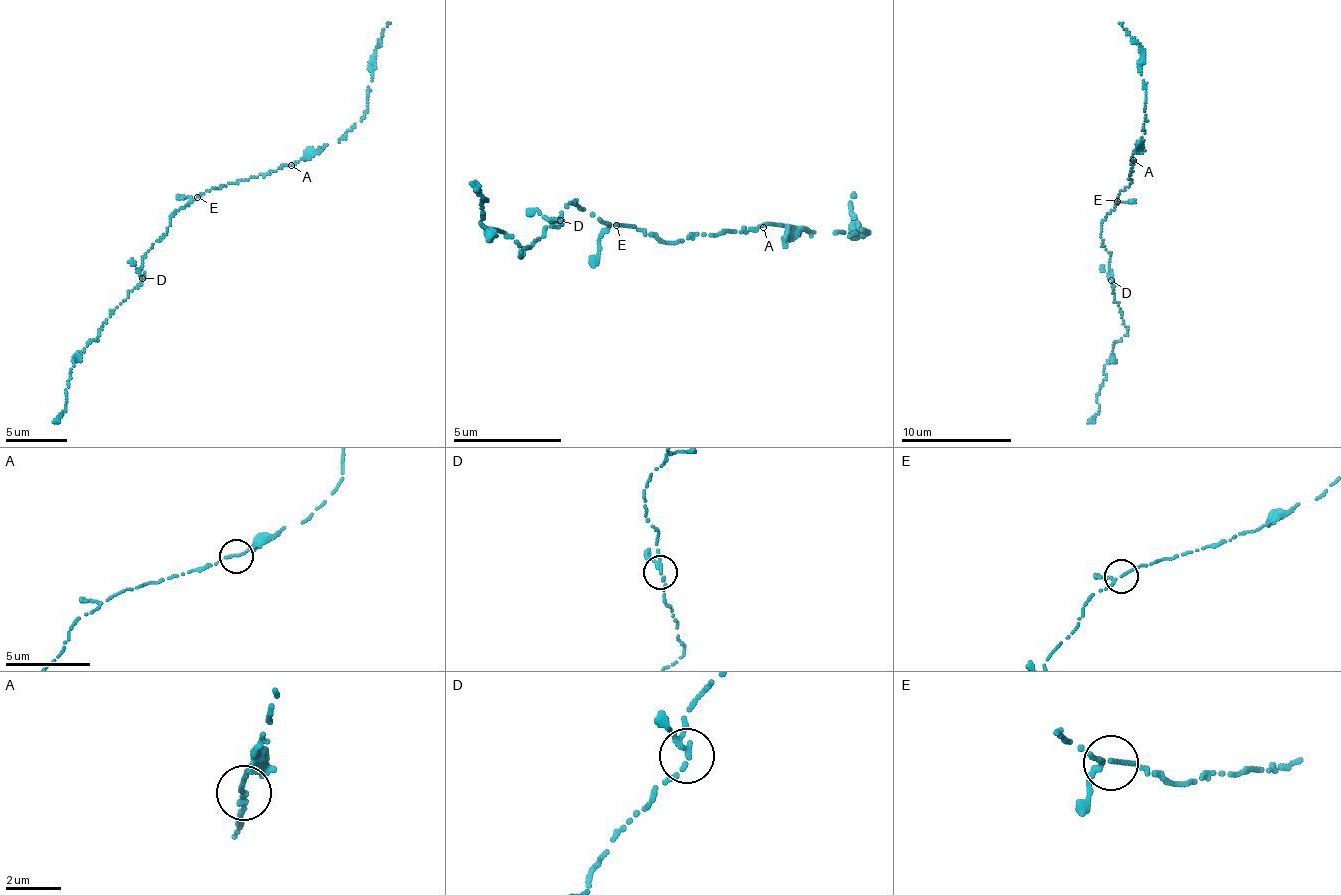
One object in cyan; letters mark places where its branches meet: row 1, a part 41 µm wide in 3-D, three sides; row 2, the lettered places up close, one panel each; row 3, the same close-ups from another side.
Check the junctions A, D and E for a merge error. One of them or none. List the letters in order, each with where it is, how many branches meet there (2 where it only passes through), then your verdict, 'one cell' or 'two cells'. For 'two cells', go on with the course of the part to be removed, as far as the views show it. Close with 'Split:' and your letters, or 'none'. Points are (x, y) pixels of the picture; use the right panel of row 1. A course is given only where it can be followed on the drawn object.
A: at (1133, 160); 2 branches meet; one cell
D: at (1111, 280); 3 branches meet; one cell
E: at (1117, 201); 3 branches meet; one cell
Split: none

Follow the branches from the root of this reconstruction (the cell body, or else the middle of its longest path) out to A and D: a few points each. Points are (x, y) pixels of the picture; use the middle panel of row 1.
A: (616, 225), (643, 228), (657, 240), (682, 242), (697, 232), (725, 234), (729, 230), (763, 227)
D: (616, 225), (599, 223), (575, 200), (559, 213), (561, 218), (557, 222), (550, 218), (559, 222)

